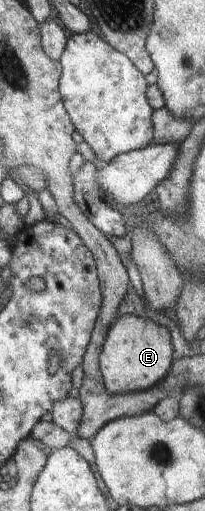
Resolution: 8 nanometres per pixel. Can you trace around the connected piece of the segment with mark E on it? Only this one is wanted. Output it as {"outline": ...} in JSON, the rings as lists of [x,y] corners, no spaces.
{"outline":[[[128,314],[113,320],[99,356],[99,365],[108,392],[118,395],[145,391],[160,383],[173,363],[170,362],[170,337],[168,329],[156,325],[148,318],[141,319]]]}

